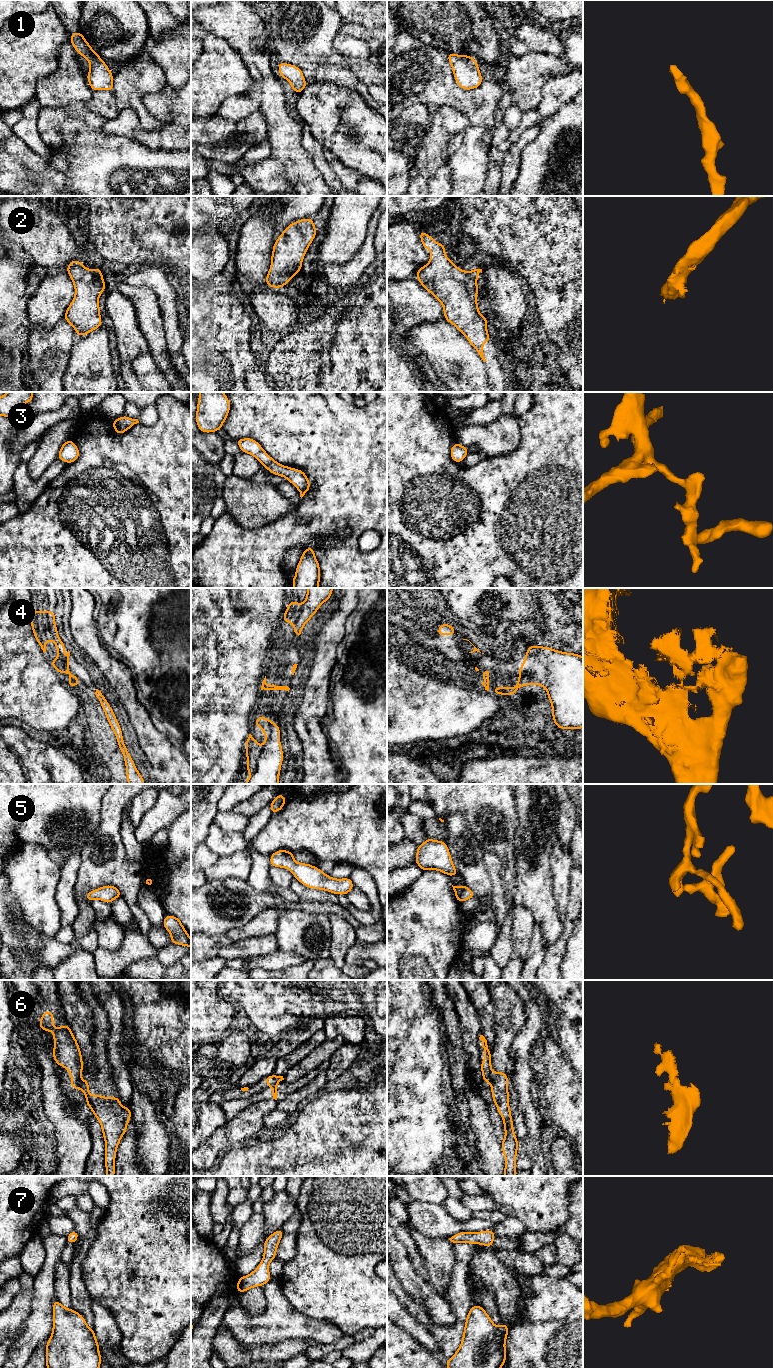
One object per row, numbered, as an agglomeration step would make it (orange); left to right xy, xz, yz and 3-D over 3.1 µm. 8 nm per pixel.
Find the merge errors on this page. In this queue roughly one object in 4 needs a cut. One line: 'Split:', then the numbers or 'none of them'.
Split: 6

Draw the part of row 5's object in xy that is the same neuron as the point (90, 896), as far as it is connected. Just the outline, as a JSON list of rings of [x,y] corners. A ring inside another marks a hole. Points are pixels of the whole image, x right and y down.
[[[105,885],[98,889],[91,890],[85,895],[88,902],[93,901],[94,899],[99,899],[104,902],[111,904],[114,899],[118,897],[123,897],[122,893],[118,888],[112,885]]]

